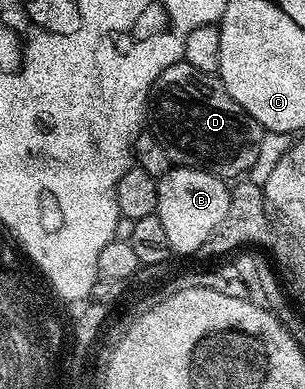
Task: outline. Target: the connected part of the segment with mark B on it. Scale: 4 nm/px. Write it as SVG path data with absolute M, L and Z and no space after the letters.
M170 166L167 174L157 181L159 205L156 215L163 221L170 252L193 255L216 231L225 225L227 209L231 205L231 187L226 180L194 167Z

